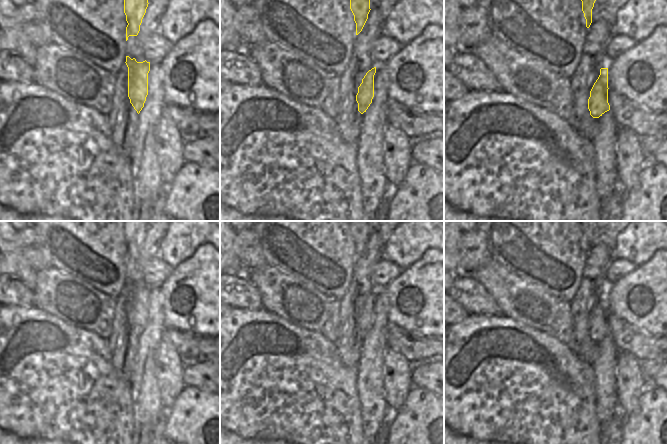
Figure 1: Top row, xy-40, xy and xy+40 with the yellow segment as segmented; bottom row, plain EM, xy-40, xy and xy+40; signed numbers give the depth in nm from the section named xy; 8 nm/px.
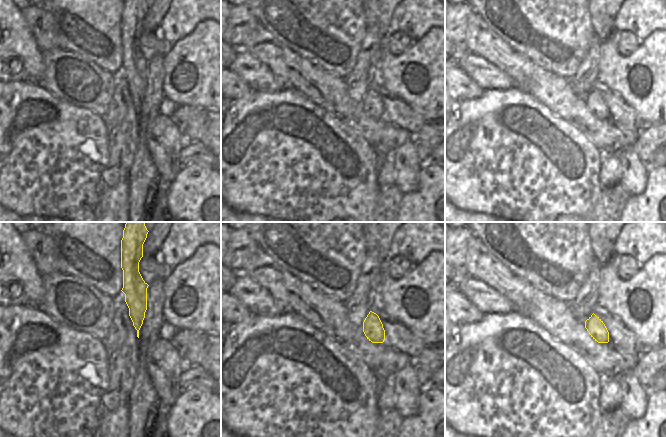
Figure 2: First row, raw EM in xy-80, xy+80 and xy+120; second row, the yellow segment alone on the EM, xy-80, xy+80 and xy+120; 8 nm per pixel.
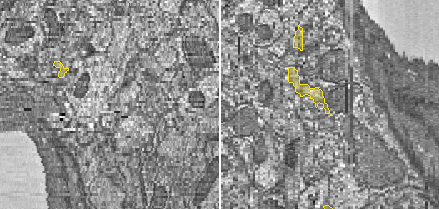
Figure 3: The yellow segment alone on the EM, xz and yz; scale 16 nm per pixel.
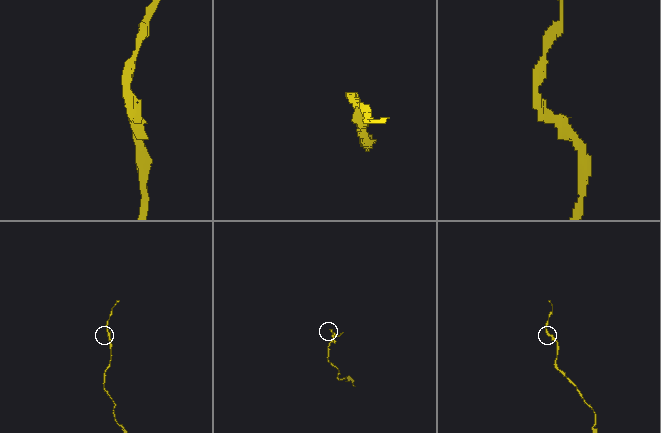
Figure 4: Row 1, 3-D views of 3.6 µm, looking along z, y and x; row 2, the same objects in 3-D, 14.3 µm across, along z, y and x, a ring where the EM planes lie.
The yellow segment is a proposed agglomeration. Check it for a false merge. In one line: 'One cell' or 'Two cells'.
One cell.

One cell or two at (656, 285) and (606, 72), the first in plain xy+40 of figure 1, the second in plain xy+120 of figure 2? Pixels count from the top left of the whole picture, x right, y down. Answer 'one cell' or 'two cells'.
one cell

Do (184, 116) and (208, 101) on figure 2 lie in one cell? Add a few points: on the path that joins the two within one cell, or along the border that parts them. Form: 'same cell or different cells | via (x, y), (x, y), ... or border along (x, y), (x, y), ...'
different cells | border along (177, 104), (201, 106), (210, 110)

